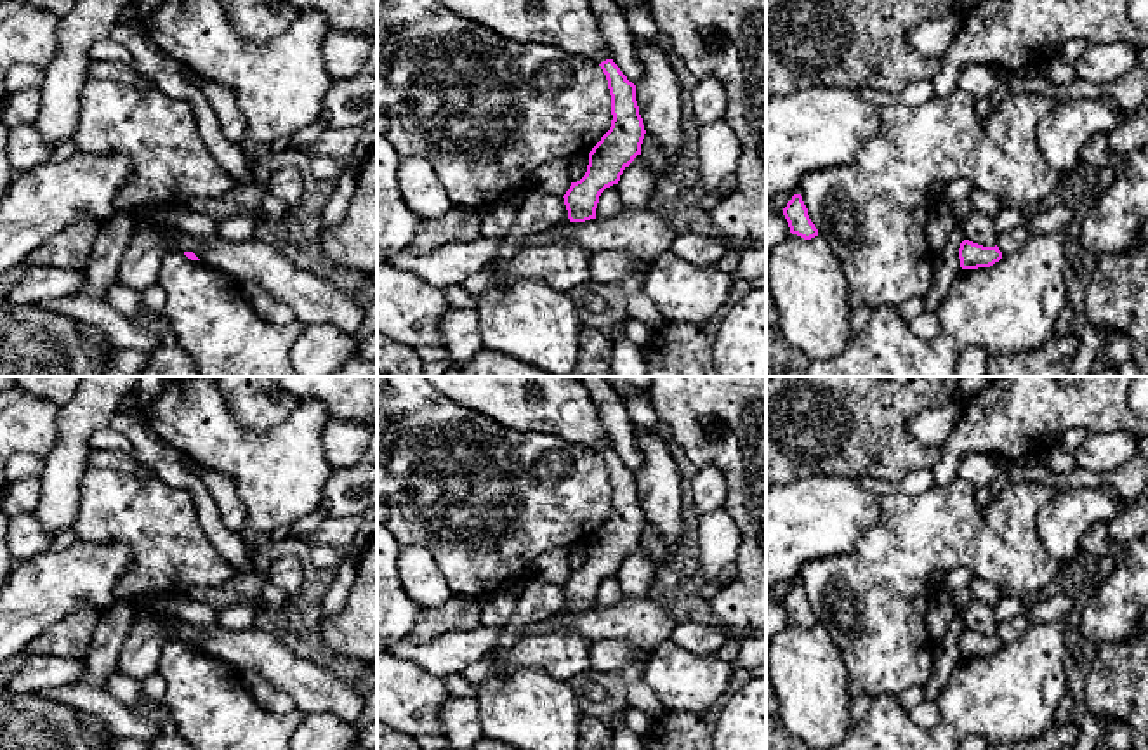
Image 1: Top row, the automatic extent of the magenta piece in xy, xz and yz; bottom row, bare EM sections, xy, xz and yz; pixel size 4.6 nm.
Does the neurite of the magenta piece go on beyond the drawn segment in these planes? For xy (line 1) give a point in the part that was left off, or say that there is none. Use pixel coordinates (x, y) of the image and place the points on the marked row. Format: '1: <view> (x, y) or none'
1: none

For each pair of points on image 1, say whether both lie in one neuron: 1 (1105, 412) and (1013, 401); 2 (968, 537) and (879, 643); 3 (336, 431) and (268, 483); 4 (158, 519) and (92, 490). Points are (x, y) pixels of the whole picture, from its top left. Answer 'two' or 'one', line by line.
1: one
2: one
3: two
4: one

